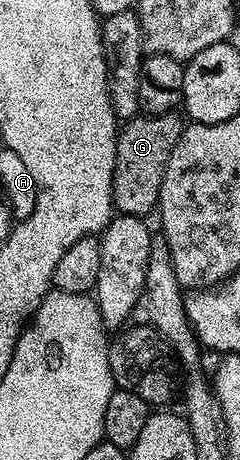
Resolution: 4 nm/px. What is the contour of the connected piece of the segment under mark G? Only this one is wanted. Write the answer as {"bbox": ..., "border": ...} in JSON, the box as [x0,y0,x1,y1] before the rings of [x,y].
{"bbox":[114,111,184,218],"border":[[[174,111],[161,116],[139,115],[119,128],[114,160],[114,209],[119,214],[145,218],[146,213],[155,212],[172,147],[184,128],[183,118],[177,115]]]}

